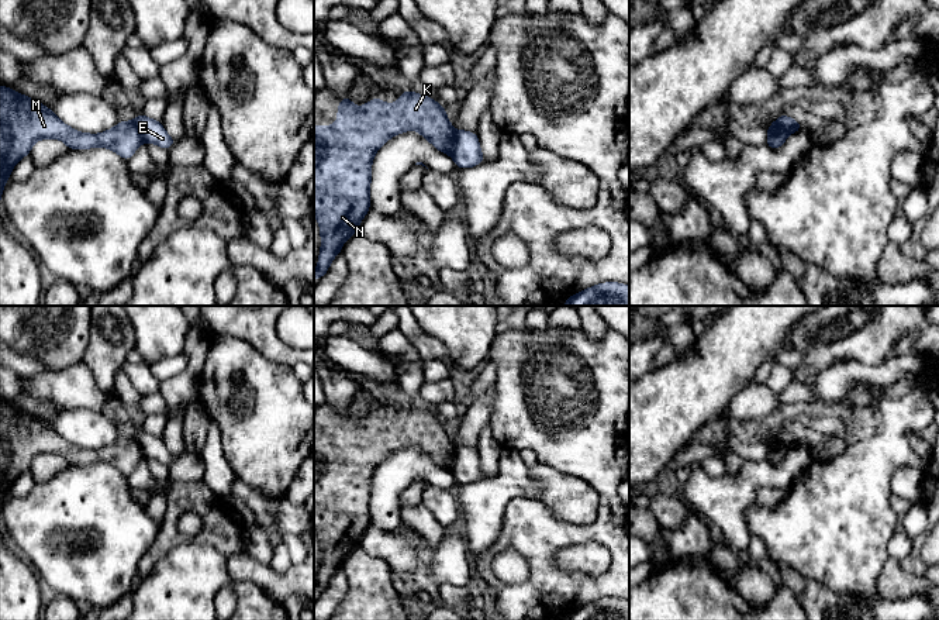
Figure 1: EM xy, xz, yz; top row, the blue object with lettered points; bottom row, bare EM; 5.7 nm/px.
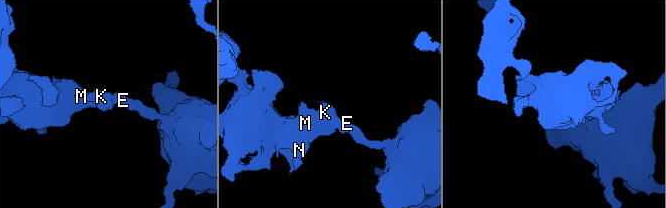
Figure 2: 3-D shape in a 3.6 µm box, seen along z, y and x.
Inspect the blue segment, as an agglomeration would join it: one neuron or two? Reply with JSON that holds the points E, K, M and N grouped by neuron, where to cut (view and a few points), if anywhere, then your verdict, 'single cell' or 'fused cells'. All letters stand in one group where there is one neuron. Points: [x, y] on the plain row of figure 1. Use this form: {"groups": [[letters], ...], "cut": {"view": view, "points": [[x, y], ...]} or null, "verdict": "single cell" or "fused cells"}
{"groups": [["E"], ["K", "M", "N"]], "cut": {"view": "xz", "points": [[456, 447], [449, 469]]}, "verdict": "fused cells"}

